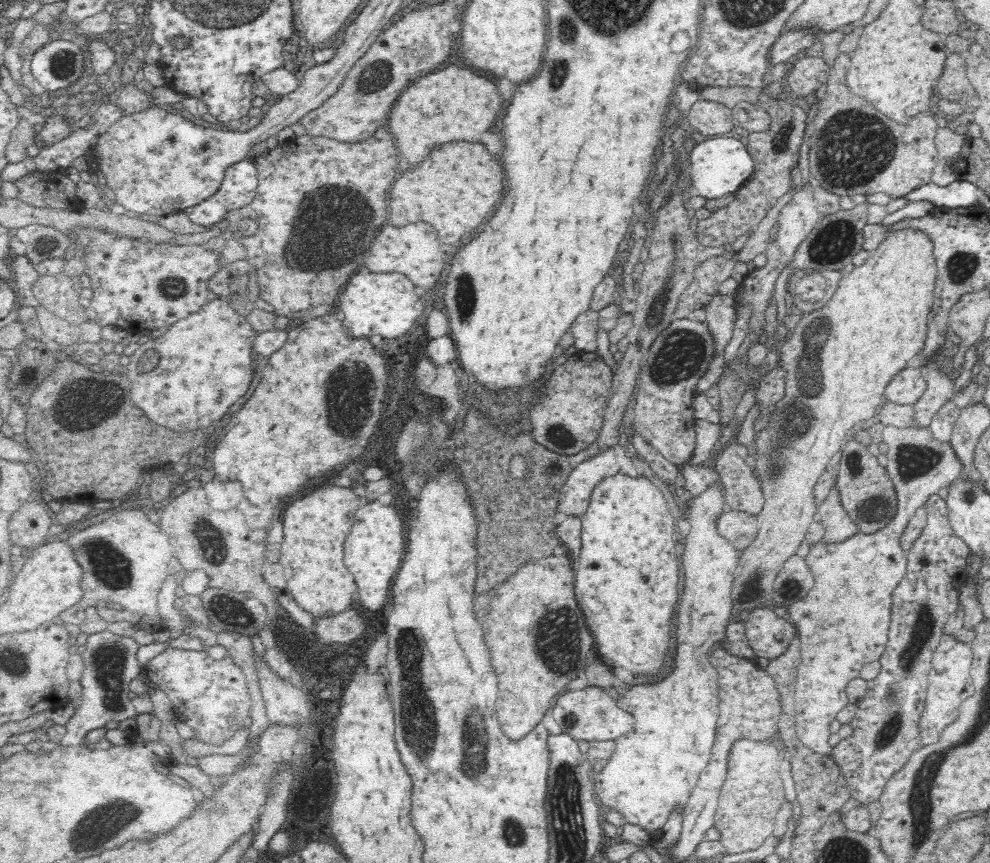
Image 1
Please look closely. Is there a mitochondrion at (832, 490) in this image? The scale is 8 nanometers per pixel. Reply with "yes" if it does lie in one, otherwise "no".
no

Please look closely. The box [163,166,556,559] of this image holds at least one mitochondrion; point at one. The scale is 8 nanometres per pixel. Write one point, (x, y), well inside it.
(326, 216)

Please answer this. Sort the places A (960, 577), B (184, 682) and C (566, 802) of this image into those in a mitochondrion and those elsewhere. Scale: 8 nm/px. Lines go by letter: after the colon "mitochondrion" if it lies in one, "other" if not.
A: other
B: other
C: mitochondrion

